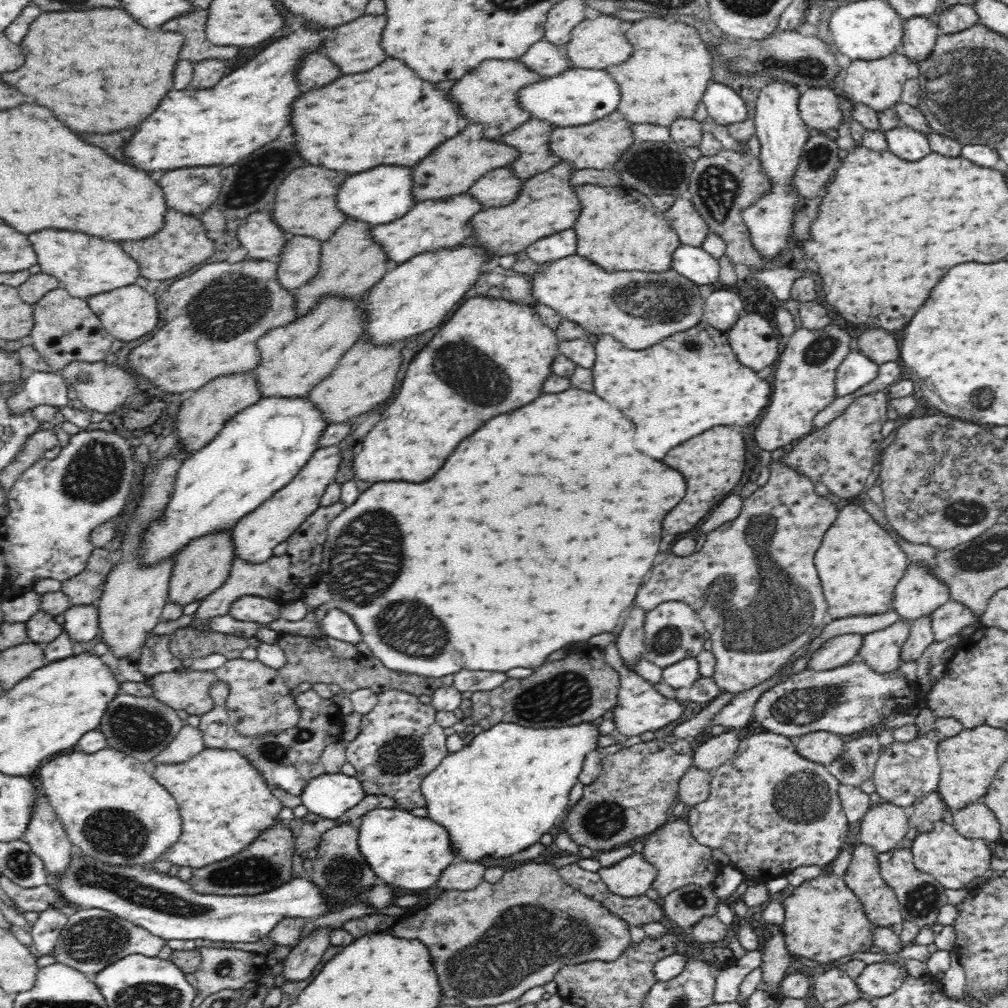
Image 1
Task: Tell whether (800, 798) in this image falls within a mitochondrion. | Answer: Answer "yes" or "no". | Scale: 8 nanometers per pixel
yes

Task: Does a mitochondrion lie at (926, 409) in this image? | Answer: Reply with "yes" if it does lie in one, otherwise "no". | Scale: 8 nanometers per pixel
no

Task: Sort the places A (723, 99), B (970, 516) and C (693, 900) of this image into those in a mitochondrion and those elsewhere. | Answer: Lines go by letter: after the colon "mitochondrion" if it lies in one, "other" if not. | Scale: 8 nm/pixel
A: other
B: mitochondrion
C: mitochondrion

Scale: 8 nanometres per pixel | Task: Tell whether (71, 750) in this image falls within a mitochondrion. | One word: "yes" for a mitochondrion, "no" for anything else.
no

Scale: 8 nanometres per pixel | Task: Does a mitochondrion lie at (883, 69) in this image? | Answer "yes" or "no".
no

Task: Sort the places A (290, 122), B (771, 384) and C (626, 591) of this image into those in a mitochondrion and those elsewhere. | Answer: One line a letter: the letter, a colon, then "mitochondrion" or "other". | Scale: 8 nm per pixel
A: other
B: other
C: other

